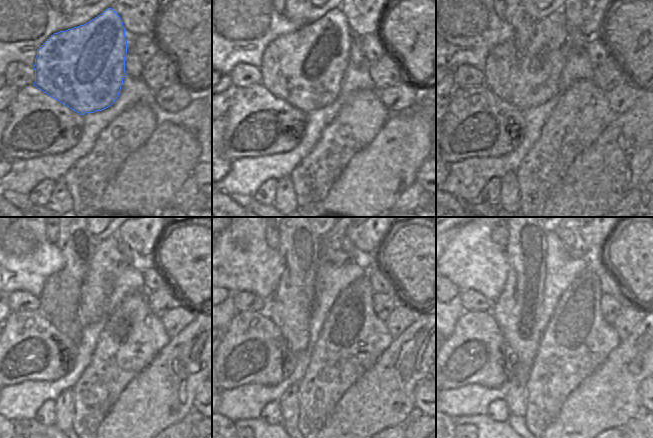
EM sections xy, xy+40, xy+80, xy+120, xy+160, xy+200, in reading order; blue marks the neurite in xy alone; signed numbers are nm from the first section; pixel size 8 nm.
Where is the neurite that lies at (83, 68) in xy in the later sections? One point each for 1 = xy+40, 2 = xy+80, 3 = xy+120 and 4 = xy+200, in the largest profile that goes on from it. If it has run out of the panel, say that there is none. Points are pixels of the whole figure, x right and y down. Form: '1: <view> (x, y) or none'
1: xy+40 (304, 69)
2: xy+80 (529, 81)
3: xy+120 (107, 263)
4: xy+200 (588, 256)

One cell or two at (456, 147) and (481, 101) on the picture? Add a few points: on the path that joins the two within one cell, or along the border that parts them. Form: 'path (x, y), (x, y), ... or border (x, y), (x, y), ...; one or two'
path (463, 136), (466, 132), (466, 117), (471, 112); one

